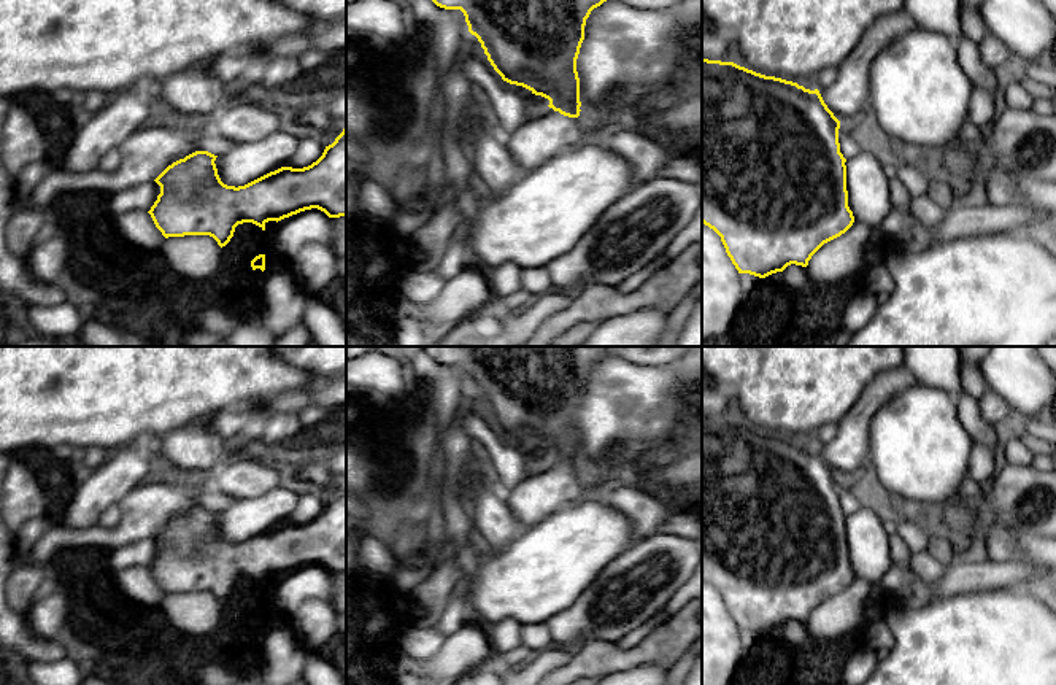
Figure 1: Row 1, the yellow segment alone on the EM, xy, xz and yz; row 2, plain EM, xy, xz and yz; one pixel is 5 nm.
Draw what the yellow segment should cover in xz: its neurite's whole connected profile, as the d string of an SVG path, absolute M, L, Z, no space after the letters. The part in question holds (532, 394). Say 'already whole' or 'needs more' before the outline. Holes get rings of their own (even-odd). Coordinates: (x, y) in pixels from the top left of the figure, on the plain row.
needs more; M418 346L445 366L461 366L468 388L478 394L488 416L503 437L549 456L532 475L507 491L507 502L522 528L589 494L580 472L576 415L591 367L611 356L605 346Z

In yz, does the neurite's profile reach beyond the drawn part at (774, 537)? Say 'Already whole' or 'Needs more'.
Needs more

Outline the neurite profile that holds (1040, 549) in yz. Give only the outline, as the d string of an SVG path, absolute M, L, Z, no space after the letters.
M1010 529L1018 547L1040 566L1056 571L1056 537L1018 532Z

